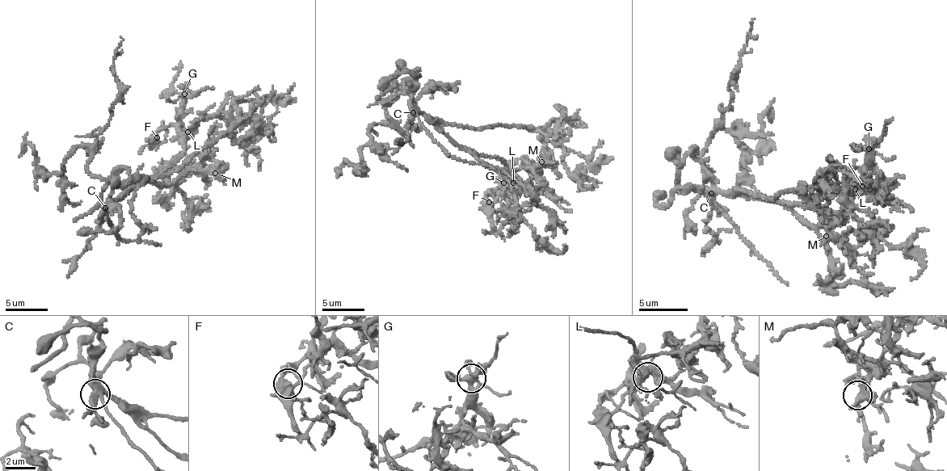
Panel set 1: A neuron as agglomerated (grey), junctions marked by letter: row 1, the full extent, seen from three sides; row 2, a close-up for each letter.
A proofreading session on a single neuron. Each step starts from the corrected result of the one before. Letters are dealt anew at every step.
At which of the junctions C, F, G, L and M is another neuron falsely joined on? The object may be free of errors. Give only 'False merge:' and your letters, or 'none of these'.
False merge: none of these

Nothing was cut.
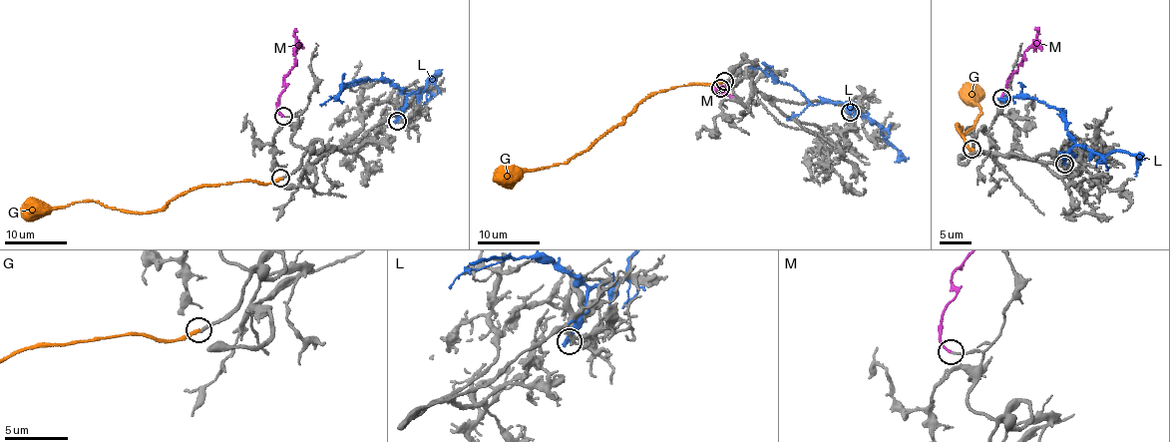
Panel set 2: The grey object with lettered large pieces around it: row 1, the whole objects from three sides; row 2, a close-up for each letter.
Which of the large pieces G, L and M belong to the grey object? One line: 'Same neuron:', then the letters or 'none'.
Same neuron: M

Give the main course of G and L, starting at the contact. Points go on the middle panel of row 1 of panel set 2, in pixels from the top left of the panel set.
G: (724, 80), (651, 92), (619, 125), (563, 164), (536, 170), (499, 172), (495, 181)
L: (850, 113), (850, 107), (854, 109), (830, 101), (812, 105), (768, 70), (749, 66)

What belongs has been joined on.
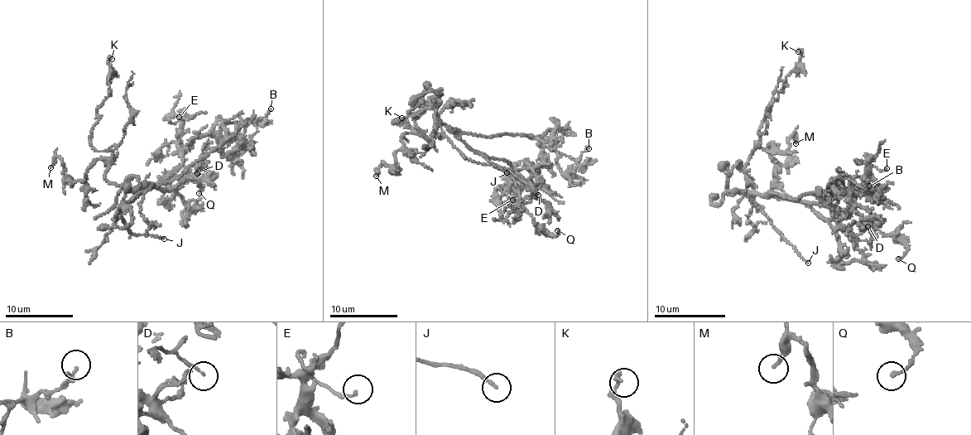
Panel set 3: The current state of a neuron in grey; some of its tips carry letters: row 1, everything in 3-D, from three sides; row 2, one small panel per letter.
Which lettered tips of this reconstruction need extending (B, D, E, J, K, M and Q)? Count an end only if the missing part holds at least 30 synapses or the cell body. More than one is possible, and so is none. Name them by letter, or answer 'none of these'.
none of these

